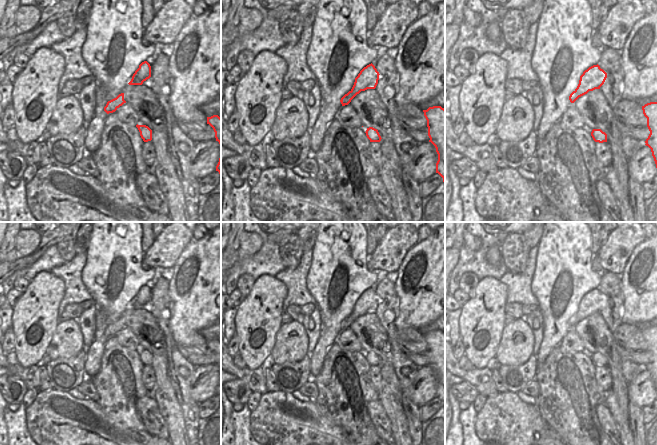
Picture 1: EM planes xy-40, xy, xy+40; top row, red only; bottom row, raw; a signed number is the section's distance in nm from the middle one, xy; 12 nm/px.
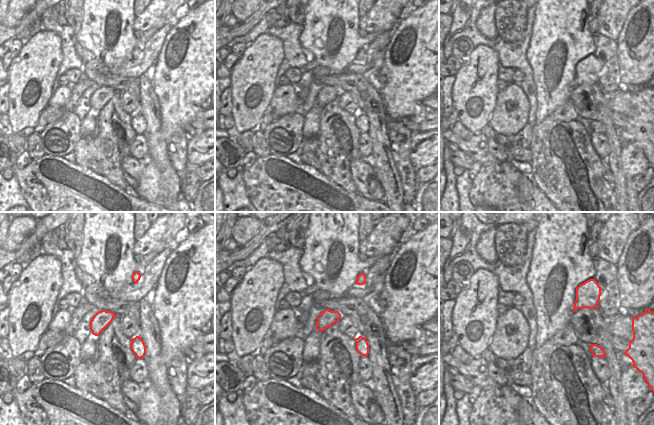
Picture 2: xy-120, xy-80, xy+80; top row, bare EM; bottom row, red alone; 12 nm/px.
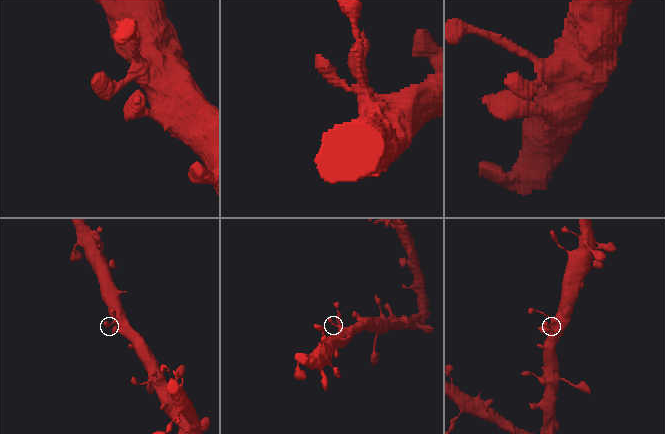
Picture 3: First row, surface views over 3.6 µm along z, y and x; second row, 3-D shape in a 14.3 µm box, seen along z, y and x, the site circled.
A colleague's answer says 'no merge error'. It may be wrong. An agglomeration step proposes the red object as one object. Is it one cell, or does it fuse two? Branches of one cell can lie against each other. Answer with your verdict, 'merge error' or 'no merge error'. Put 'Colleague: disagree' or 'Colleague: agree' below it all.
no merge error
Colleague: agree

